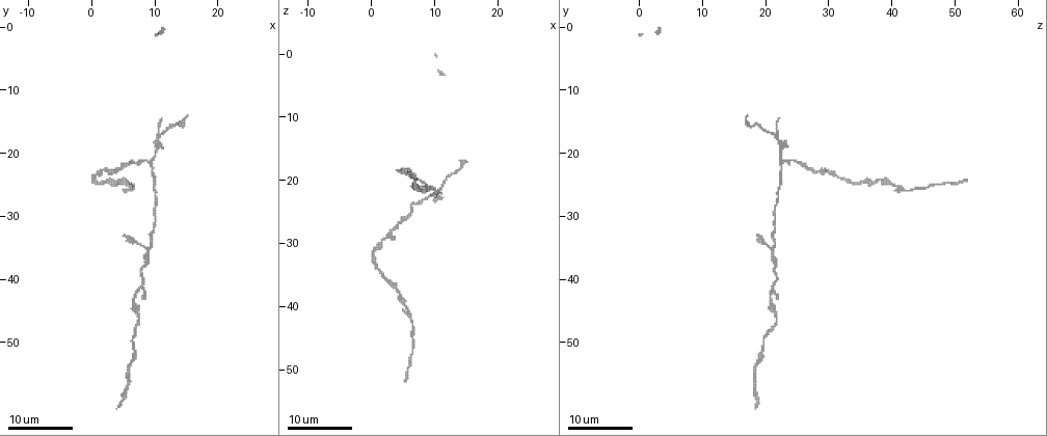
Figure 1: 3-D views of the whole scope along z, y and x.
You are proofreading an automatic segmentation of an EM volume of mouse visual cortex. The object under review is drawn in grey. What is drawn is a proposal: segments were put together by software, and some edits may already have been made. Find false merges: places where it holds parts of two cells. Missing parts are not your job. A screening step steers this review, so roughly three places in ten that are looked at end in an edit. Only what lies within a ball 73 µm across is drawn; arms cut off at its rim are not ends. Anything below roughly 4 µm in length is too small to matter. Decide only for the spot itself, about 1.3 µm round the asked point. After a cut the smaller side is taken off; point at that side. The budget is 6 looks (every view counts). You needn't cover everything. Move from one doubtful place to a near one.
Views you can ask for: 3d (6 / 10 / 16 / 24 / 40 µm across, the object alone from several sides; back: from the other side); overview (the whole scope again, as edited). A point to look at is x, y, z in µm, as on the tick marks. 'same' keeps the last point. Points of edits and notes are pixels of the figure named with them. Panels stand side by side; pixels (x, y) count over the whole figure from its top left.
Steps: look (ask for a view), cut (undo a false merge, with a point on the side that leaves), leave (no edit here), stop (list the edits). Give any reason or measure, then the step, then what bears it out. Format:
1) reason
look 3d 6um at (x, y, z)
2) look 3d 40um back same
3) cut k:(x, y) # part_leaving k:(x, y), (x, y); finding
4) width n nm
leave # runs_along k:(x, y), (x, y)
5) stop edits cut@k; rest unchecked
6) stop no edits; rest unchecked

sudden change in width
look 3d 16um at (10.5, 18.0, 22.0)

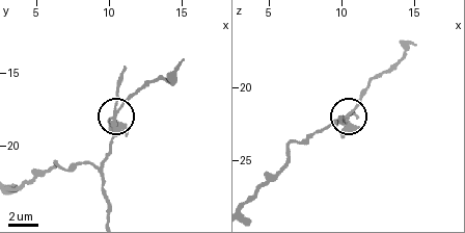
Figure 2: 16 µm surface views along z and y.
look 3d 6um at (10.6, 17.6, 21.8)

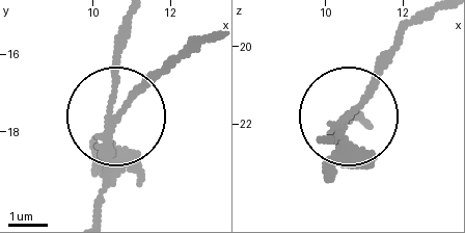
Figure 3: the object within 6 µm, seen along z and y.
width 170 nm
cut 3:(134, 171) # part_leaving 3:(110, 120), (166, 63), (196, 51); a second cell is stuck on

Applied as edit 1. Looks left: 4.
look 3d 16um at (9.0, 35.0, 21.0)

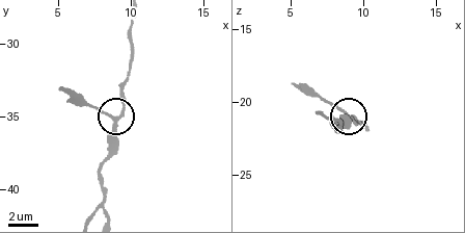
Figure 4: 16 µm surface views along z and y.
closer look
look 3d 10um same

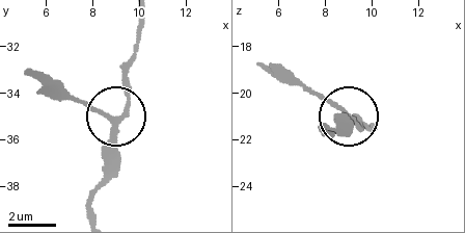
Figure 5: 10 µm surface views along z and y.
closer look
look 3d 6um same

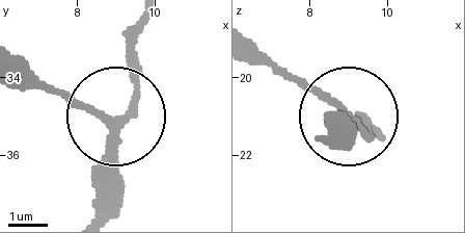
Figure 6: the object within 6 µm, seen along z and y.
width 220 nm
cut 6:(67, 101) # part_leaving 6:(106, 121), (20, 77); a second cell is stuck on

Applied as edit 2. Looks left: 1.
stop edits cut@3, cut@6; rest unchecked

